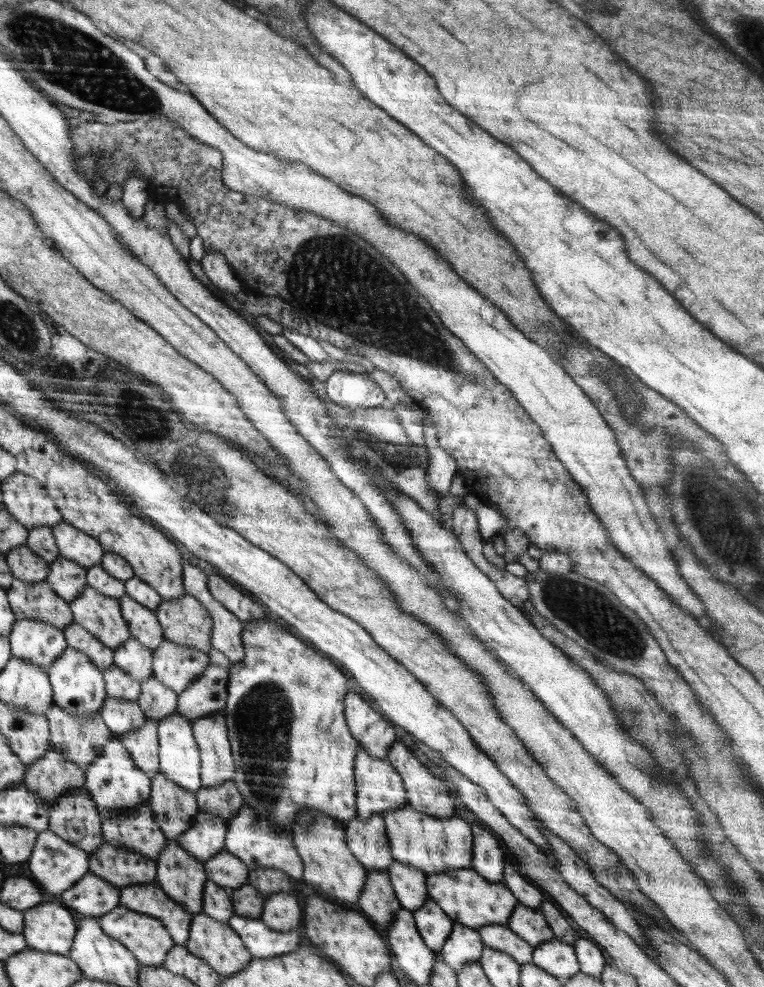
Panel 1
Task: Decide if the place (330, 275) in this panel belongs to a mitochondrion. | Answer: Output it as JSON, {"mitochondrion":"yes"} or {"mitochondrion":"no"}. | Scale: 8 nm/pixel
{"mitochondrion":"yes"}

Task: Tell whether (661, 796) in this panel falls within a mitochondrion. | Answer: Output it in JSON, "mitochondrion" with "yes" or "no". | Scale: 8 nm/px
{"mitochondrion":"no"}

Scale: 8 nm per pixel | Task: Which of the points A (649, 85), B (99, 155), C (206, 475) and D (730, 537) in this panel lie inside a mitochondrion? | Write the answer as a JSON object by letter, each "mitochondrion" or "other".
{"A":"other","B":"mitochondrion","C":"mitochondrion","D":"mitochondrion"}

